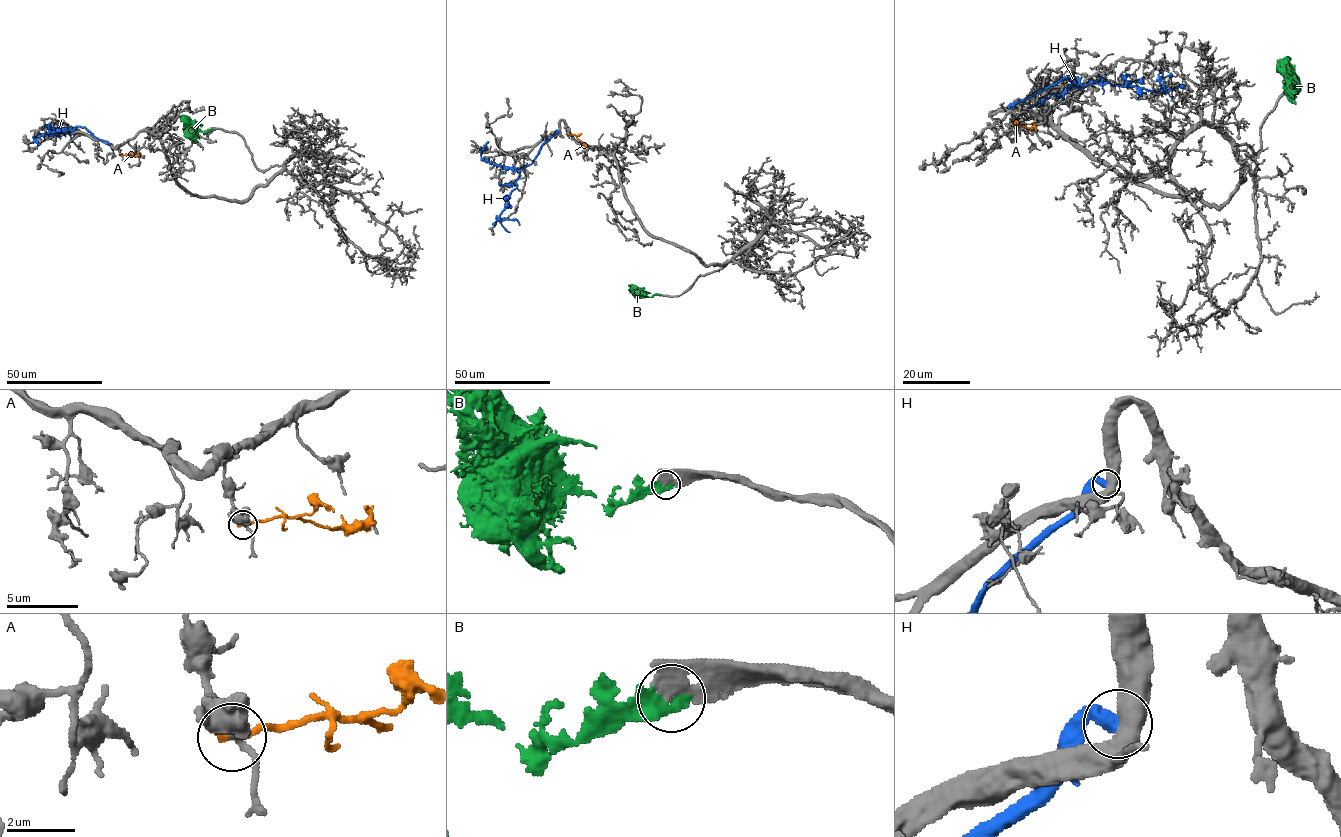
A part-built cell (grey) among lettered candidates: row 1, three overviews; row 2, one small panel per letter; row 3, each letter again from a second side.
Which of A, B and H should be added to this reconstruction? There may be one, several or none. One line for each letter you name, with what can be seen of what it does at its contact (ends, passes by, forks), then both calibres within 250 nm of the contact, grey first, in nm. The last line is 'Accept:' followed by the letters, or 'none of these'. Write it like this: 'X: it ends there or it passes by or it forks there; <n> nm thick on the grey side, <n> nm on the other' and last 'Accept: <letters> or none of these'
B: it ends there; 240 nm thick on the grey side, 320 nm on the other
Accept: B

